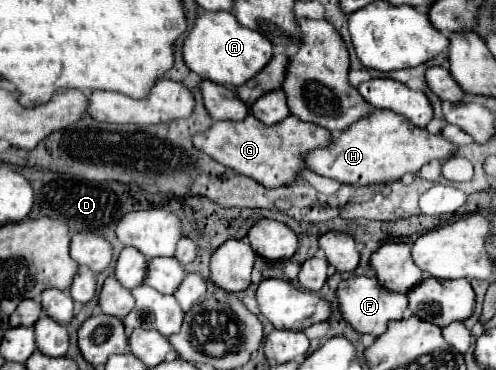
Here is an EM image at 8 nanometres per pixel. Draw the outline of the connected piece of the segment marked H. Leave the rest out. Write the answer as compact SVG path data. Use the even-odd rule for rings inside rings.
M374 109L368 119L356 121L350 129L336 133L334 143L326 149L314 149L306 155L310 171L332 177L346 185L376 185L402 179L402 175L416 175L422 165L430 161L444 161L456 155L458 145L448 141L442 133L428 133L422 127L414 127L404 115L394 111Z

